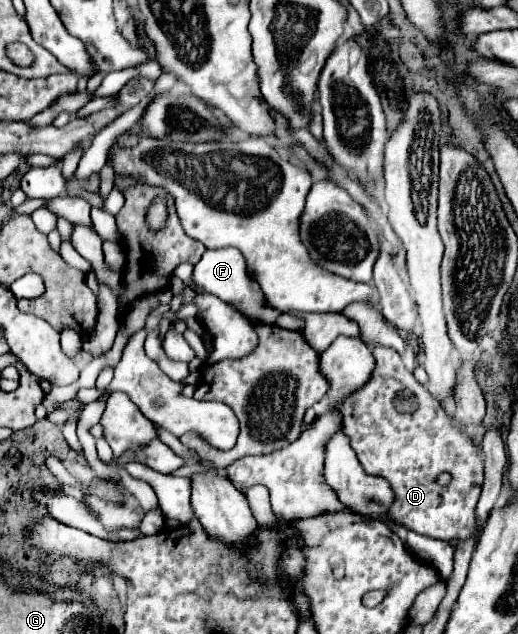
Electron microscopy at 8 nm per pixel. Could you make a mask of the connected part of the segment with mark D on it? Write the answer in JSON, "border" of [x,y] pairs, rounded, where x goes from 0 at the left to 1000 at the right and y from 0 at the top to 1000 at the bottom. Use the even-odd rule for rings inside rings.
{"border":[[[726,544],[718,557],[726,563],[722,591],[664,632],[660,670],[703,743],[722,752],[741,752],[761,774],[749,815],[822,847],[849,847],[857,853],[919,847],[927,838],[919,825],[919,793],[934,759],[927,702],[900,686],[853,645],[853,636],[803,601],[761,550]],[[853,743],[873,749],[865,765],[846,762]]]}

